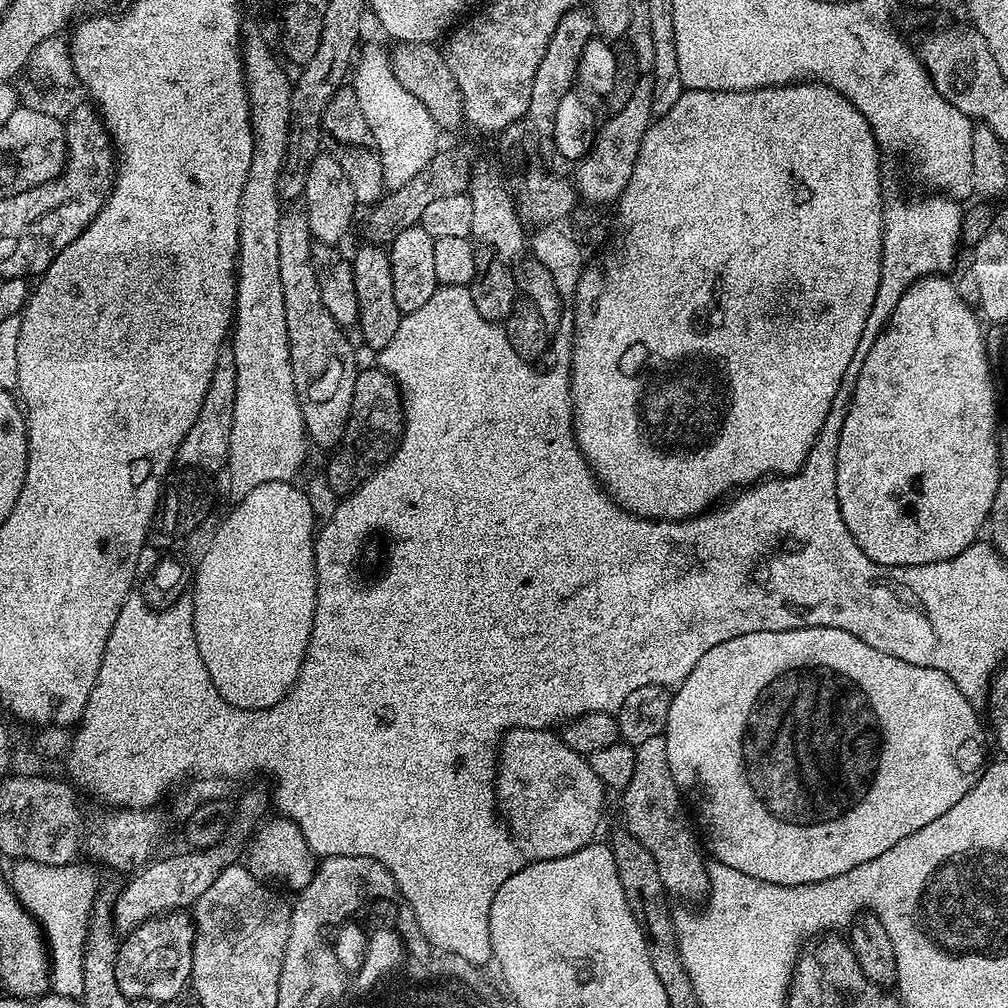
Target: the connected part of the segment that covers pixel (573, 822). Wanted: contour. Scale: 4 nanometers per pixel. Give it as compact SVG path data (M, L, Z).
M512 728L498 749L498 811L521 857L529 861L562 858L593 843L604 812L605 785L587 759L554 733L546 728Z

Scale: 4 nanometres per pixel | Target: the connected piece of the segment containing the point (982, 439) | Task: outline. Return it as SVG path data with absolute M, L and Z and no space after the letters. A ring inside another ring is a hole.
M944 274L934 276L924 276L920 280L916 280L906 290L906 294L902 294L902 298L898 298L898 306L894 306L894 314L890 314L888 323L885 324L882 331L878 334L878 338L874 342L874 346L870 346L864 352L864 361L862 362L862 370L858 374L855 385L852 389L852 401L848 407L848 413L843 422L842 434L839 438L838 446L838 462L836 463L836 493L838 494L838 506L842 514L842 522L846 522L846 530L850 530L850 534L854 538L854 542L858 542L858 546L862 550L862 554L866 554L866 558L870 558L874 562L878 562L887 568L901 568L902 566L918 566L919 564L933 564L934 562L948 561L958 554L962 554L962 550L966 550L971 544L977 543L980 527L989 523L992 507L994 506L994 498L998 494L998 486L1002 479L1002 469L1000 467L1000 454L996 445L996 433L998 431L998 415L996 416L996 388L992 385L992 368L988 365L988 355L990 349L986 343L986 332L982 325L982 320L974 311L973 305L962 302L962 294L958 294L955 283Z

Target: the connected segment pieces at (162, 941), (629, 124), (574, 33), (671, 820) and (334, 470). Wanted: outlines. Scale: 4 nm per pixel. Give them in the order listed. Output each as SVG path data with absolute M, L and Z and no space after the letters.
M165 914L133 928L123 939L116 956L118 990L129 1002L158 1000L167 1002L189 987L192 979L192 942L190 920L184 914Z
M644 74L634 86L634 94L618 113L611 113L609 120L599 125L595 140L585 151L582 159L575 165L574 183L581 201L592 206L611 205L619 201L626 190L626 182L630 182L630 174L634 174L634 166L638 158L638 150L642 146L642 138L654 119L652 114L652 77Z
M573 10L566 13L562 22L554 30L550 42L546 46L546 54L542 62L538 62L538 74L534 74L534 86L530 94L530 106L528 107L527 119L532 120L533 129L540 128L544 137L538 140L542 147L551 149L552 143L552 123L554 114L558 111L558 102L567 92L573 91L577 83L577 72L579 70L579 58L589 39L594 36L594 21L587 11Z
M655 736L635 745L635 754L633 777L622 790L627 831L638 838L638 842L642 842L650 854L654 854L654 862L658 862L658 874L662 874L664 887L673 897L703 901L710 891L705 849L701 837L700 840L696 837L684 813L685 801L680 787L674 782L674 774L670 774L670 758L666 754L663 736Z
M379 366L361 367L356 373L354 398L344 439L335 453L337 456L326 469L330 490L334 490L337 497L343 498L361 488L376 473L376 469L387 464L396 452L403 433L404 402L400 399L400 389L392 381L392 376L383 372Z

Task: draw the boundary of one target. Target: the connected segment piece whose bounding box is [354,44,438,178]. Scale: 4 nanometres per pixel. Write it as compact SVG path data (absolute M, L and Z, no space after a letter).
M368 44L359 49L358 59L354 64L354 87L358 94L358 102L362 106L362 114L366 114L366 122L374 134L376 151L380 154L382 174L384 176L408 176L414 178L426 162L436 155L436 135L438 129L434 118L426 111L426 106L398 82L392 69L392 58L389 49L379 48L376 44Z

